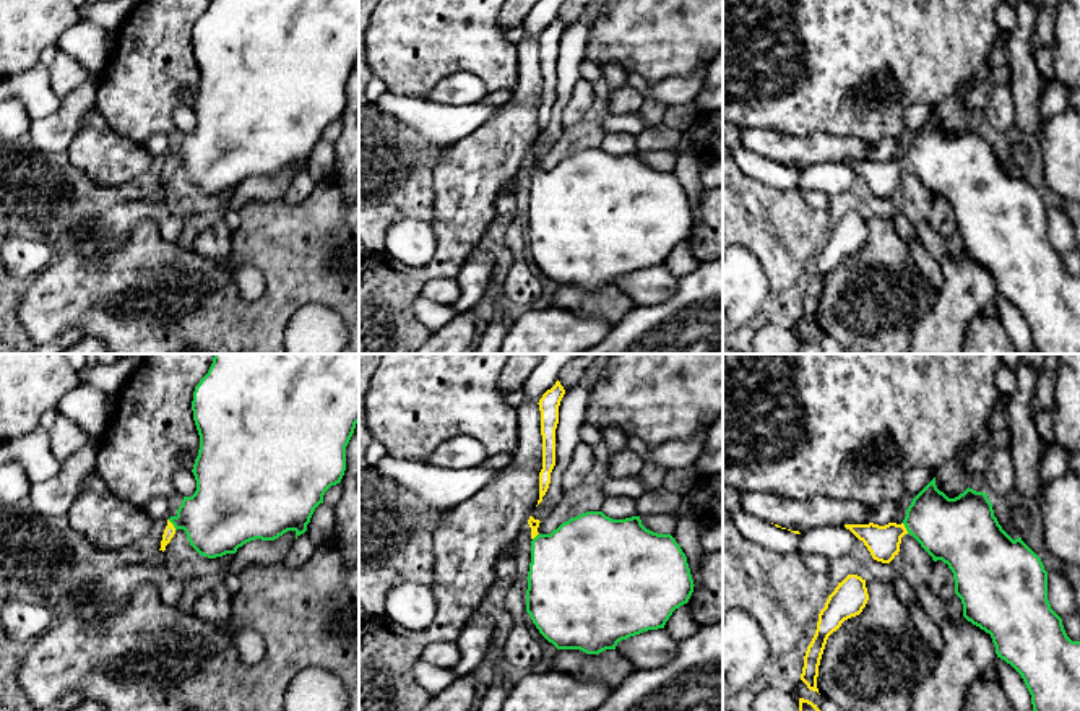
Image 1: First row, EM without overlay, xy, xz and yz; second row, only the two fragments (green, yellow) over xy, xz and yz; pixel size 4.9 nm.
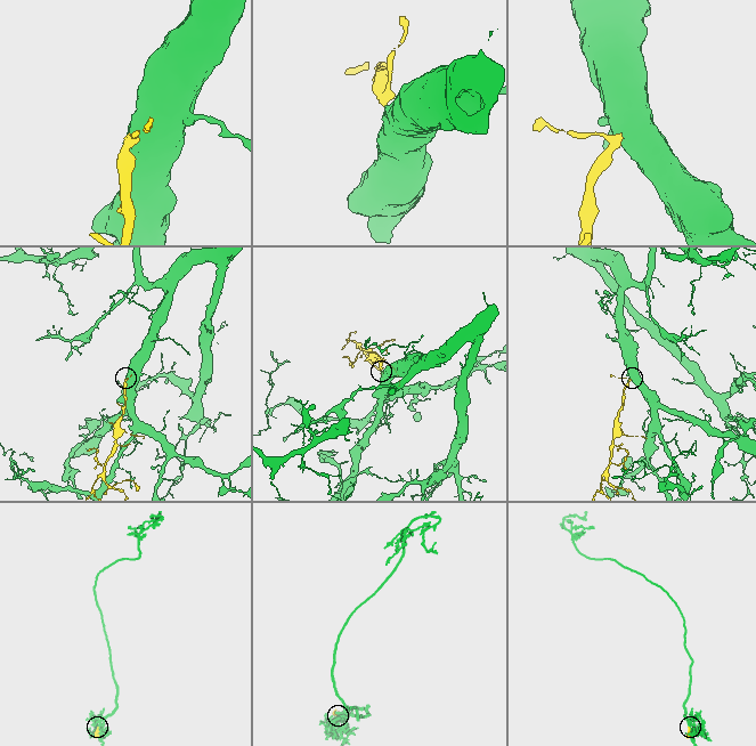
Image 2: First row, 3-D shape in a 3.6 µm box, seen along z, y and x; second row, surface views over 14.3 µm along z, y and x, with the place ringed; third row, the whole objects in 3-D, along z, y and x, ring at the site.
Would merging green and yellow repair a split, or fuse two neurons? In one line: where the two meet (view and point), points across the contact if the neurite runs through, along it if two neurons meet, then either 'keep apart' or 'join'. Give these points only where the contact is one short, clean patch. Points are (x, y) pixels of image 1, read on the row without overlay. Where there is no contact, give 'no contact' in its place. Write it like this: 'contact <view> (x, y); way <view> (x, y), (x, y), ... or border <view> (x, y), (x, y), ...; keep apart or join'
contact xy (172, 159); way xy (221, 151), (190, 153), (172, 159), (169, 168); join

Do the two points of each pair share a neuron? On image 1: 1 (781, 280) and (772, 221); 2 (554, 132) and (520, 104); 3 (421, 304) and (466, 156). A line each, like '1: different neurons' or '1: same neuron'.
1: same neuron
2: different neurons
3: different neurons

